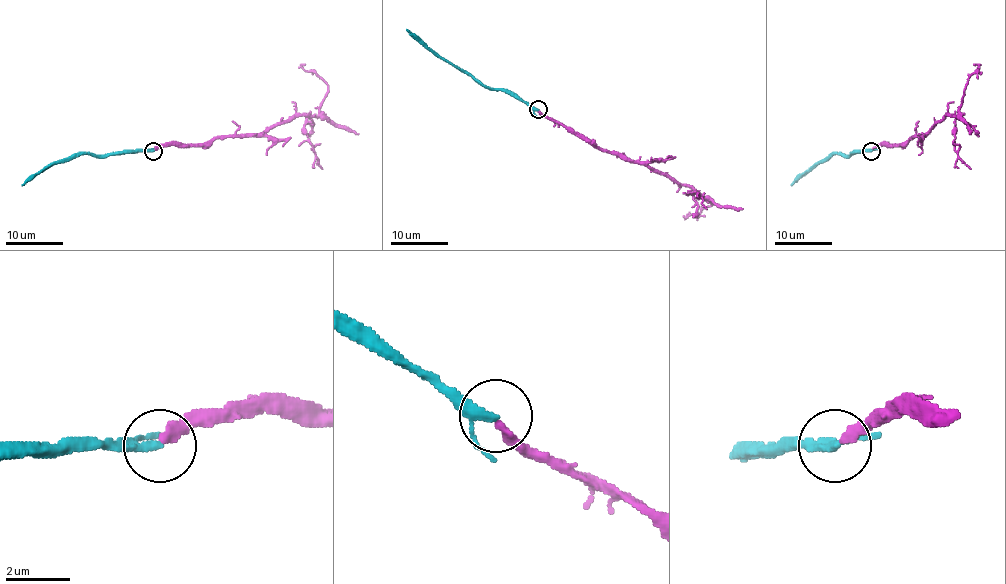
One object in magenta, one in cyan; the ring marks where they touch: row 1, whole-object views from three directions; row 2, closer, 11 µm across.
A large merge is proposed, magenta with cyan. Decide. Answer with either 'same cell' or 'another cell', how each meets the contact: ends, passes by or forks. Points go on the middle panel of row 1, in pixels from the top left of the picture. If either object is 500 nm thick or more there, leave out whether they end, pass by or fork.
another cell | magenta ends | cyan passes by

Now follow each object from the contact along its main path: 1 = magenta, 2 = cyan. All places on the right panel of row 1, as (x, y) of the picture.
1: (871, 150), (881, 144), (903, 144), (923, 136), (945, 115), (956, 115), (965, 85), (978, 68), (974, 63)
2: (871, 150), (857, 150), (851, 154), (831, 153), (790, 185)

